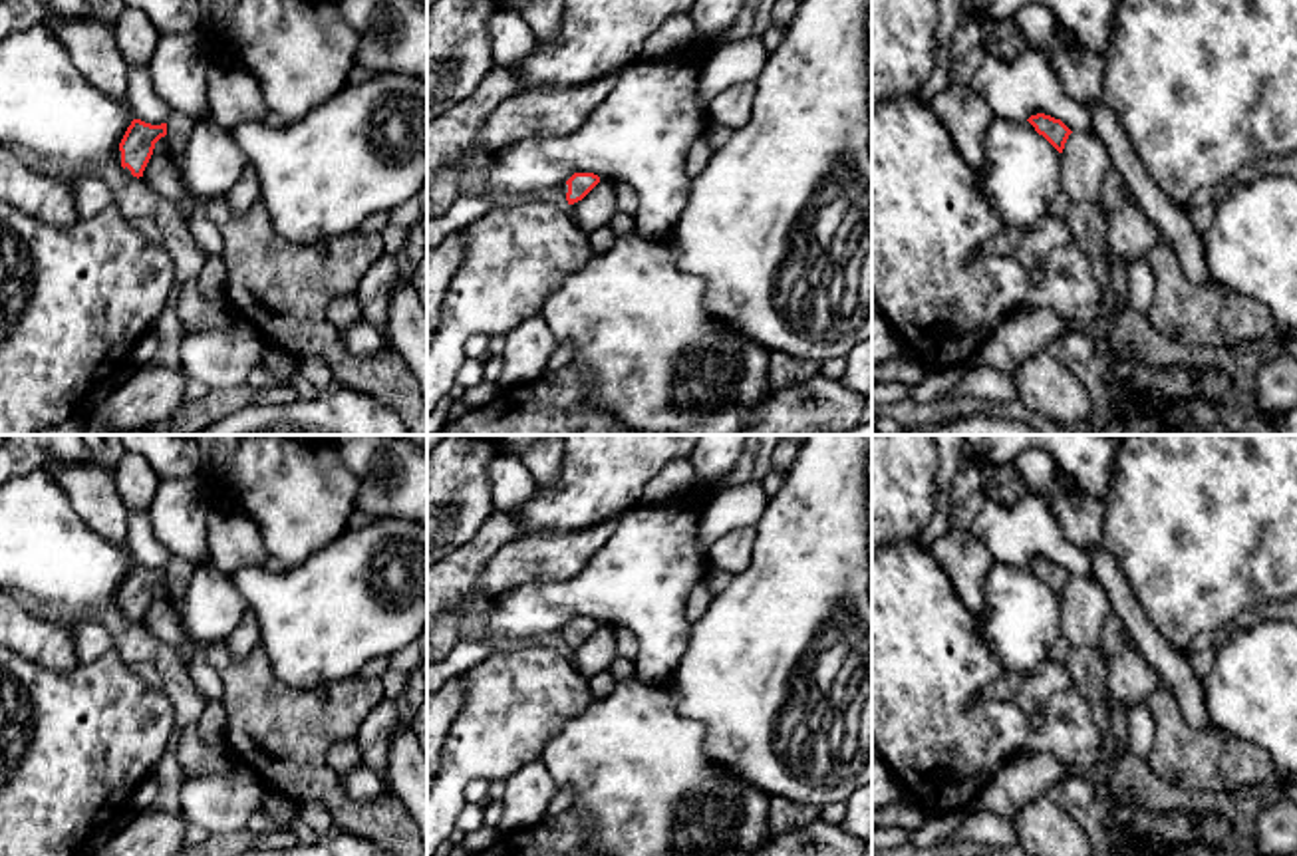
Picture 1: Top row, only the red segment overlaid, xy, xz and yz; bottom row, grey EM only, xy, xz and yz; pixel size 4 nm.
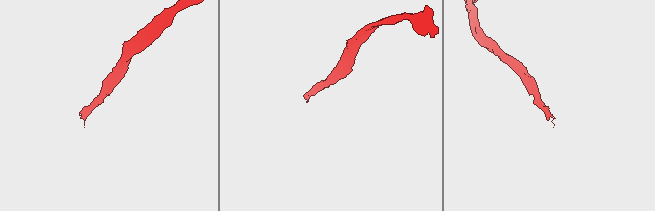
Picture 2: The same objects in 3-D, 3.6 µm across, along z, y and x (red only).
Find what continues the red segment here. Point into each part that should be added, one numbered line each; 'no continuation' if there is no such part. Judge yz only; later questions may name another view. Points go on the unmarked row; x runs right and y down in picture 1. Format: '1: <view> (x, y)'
no continuation

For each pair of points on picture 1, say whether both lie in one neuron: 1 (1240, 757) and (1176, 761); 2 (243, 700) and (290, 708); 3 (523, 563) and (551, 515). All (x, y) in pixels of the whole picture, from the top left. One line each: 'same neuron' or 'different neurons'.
1: same neuron
2: same neuron
3: different neurons

